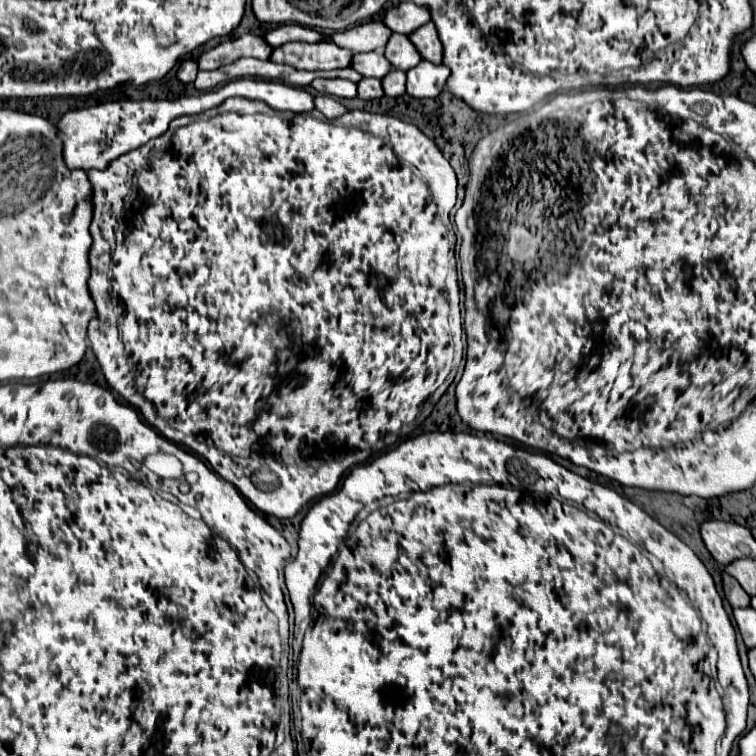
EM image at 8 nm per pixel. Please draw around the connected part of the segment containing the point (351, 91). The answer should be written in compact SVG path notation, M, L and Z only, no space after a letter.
M315 79L311 87L319 93L333 95L333 97L347 97L347 99L357 97L357 85L347 79Z

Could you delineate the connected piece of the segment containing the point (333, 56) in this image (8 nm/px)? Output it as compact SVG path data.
M333 41L323 43L285 43L273 51L271 61L287 63L295 69L321 71L321 69L343 69L353 61L353 53L337 47Z

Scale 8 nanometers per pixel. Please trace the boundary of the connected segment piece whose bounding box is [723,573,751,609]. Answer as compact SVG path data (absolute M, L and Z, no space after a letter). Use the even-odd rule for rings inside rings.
M723 573L723 591L725 591L725 597L727 601L731 603L731 607L749 607L751 605L751 597L743 591L743 587L733 579L729 577L727 573Z

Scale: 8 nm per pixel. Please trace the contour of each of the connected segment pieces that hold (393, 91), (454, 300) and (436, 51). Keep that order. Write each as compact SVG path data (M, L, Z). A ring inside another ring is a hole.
M391 69L385 77L383 77L383 89L385 89L385 95L387 97L399 97L405 93L405 83L407 83L407 77L403 71L399 69Z
M237 97L227 99L221 107L201 115L175 119L169 133L171 135L163 135L161 143L155 147L139 147L113 161L107 167L109 175L103 175L103 171L87 173L93 185L89 293L97 309L97 317L89 321L87 331L90 346L109 387L129 405L137 407L149 425L159 429L167 439L181 443L207 459L213 471L233 483L259 511L289 519L311 499L335 491L339 479L351 465L367 461L373 451L379 453L389 449L395 443L395 439L389 437L403 425L415 421L425 399L430 397L430 402L435 404L454 381L464 355L460 287L455 267L449 275L453 231L451 221L447 221L449 211L445 215L445 209L441 211L439 207L455 205L455 171L439 147L415 125L403 123L397 117L363 110L349 110L339 119L325 119L319 111L301 115L277 113L261 101ZM110 258L113 263L111 281L105 277L105 273L109 273Z
M427 23L427 25L419 27L417 31L413 31L409 35L409 39L413 41L413 45L417 47L417 51L421 53L423 59L427 59L435 65L443 63L443 45L441 45L439 33L437 33L433 23Z

